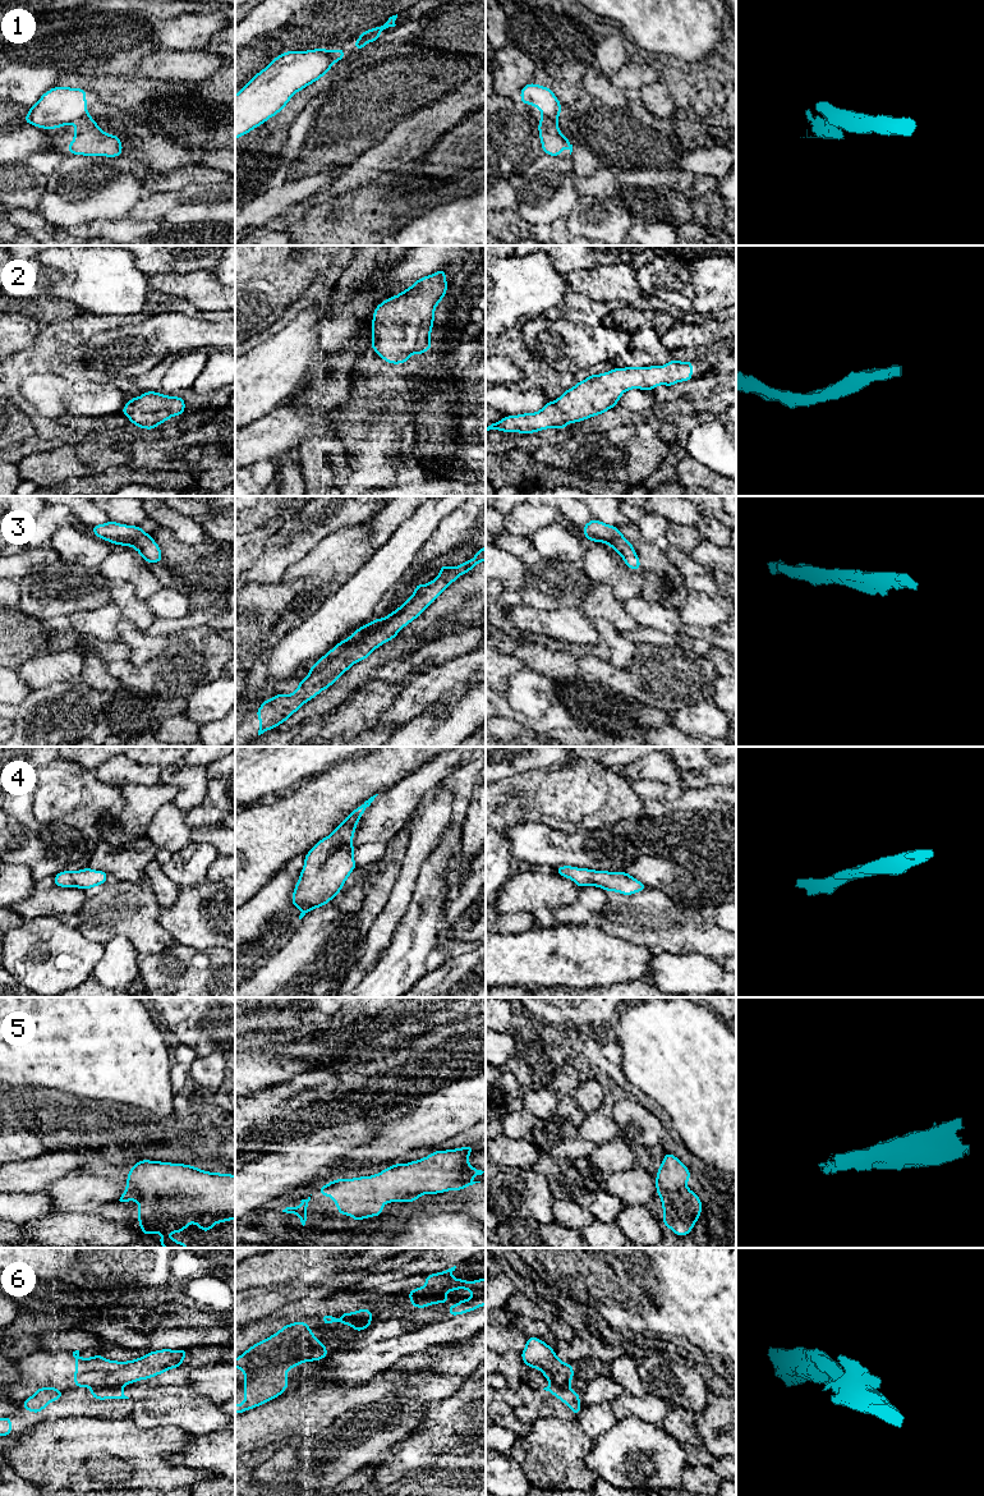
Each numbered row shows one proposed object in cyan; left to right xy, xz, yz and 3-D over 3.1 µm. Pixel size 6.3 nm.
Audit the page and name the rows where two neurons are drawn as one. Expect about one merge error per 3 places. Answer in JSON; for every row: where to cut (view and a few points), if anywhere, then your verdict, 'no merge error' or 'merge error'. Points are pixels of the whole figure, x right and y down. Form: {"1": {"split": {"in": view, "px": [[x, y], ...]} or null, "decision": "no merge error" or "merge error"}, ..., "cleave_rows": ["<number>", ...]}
{"1": {"split": {"in": "xy", "px": [[88, 114], [73, 122]]}, "decision": "merge error"}, "2": {"split": null, "decision": "no merge error"}, "3": {"split": null, "decision": "no merge error"}, "4": {"split": null, "decision": "no merge error"}, "5": {"split": null, "decision": "no merge error"}, "6": {"split": {"in": "xy", "px": [[120, 1386], [91, 1387]]}, "decision": "merge error"}, "cleave_rows": ["1", "6"]}

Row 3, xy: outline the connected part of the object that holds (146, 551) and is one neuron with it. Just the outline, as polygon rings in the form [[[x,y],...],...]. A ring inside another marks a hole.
[[[107,522],[91,527],[93,534],[107,542],[130,546],[151,565],[162,561],[157,542],[142,527]]]

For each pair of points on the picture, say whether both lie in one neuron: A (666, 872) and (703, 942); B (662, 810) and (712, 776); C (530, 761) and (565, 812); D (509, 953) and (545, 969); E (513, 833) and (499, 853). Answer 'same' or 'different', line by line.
A: different
B: different
C: different
D: same
E: different

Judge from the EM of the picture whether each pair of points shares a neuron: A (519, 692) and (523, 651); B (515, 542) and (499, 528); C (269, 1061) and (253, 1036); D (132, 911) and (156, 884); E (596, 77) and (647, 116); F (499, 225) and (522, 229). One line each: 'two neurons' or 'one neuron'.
A: two neurons
B: one neuron
C: two neurons
D: two neurons
E: two neurons
F: one neuron

